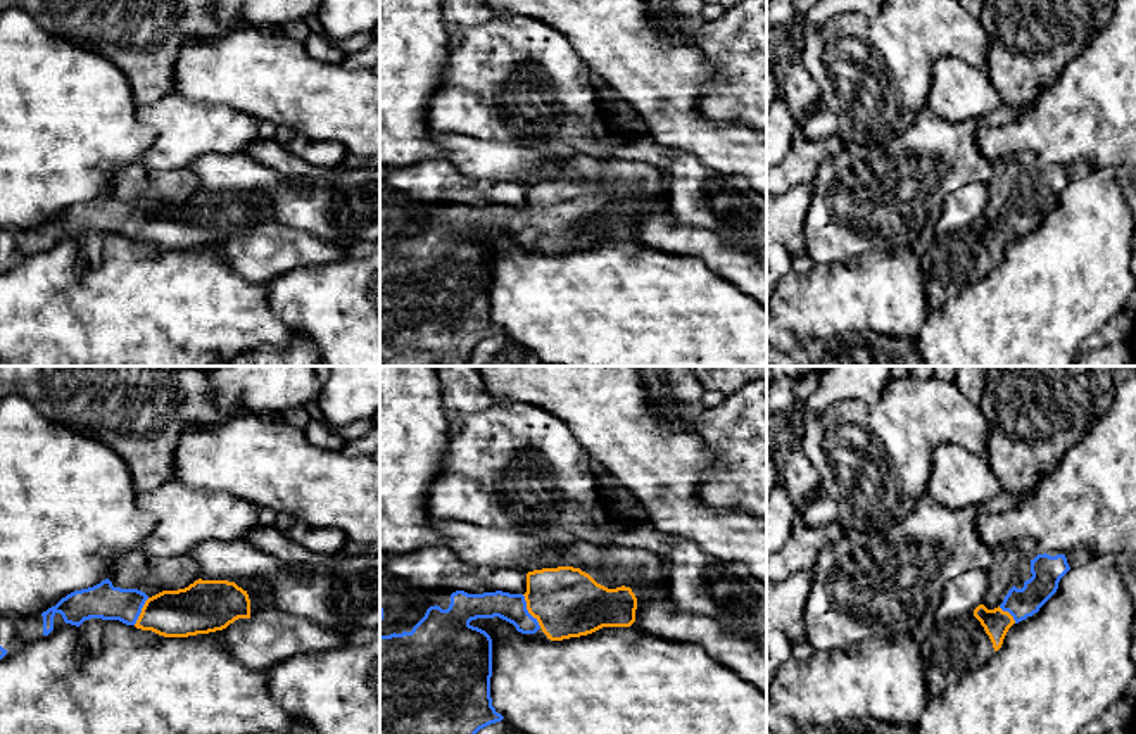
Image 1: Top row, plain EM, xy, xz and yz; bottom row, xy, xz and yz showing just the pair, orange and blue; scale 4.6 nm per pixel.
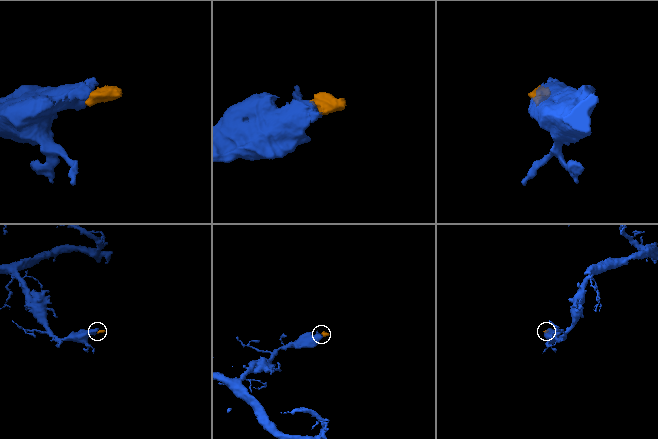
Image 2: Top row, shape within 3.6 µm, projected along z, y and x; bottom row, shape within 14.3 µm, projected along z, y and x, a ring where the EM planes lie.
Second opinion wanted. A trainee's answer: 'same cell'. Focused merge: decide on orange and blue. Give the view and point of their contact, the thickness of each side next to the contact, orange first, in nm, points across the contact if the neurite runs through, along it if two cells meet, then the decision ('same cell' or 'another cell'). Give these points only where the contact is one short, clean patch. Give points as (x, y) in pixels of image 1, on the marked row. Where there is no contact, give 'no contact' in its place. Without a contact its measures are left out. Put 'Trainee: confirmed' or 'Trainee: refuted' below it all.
contact xz (529, 612); calibres 320 and 130 nm; way xz (567, 601), (553, 601), (529, 612), (508, 607); same cell
Trainee: confirmed

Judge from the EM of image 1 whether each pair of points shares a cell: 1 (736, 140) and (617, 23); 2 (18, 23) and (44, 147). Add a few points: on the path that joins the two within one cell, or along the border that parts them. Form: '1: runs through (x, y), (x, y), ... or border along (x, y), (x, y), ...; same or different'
1: runs through (701, 128), (636, 57); same
2: runs through (18, 54), (18, 116); same

